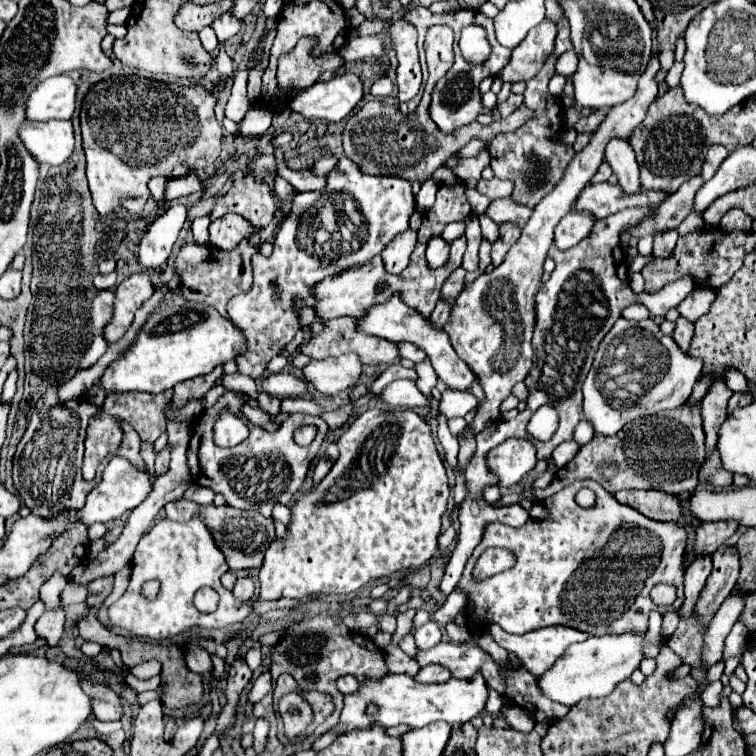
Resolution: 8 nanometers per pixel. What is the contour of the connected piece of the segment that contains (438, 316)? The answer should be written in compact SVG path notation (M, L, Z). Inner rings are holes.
M438 303L436 305L436 309L432 311L432 315L430 315L430 323L432 325L444 325L446 321L448 321L448 317L450 317L450 307L446 305L446 303Z

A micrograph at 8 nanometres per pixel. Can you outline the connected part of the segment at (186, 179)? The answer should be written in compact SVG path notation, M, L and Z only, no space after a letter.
M188 173L184 177L176 177L176 179L170 179L168 185L166 185L166 201L174 201L178 197L184 197L184 195L190 195L190 193L196 193L204 189L203 183L200 179L194 175L194 173Z

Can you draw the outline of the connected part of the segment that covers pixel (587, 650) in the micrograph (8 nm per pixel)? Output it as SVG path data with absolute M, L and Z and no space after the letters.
M602 635L602 637L590 637L582 643L574 643L566 649L562 659L550 667L550 671L542 673L538 677L538 687L542 695L546 695L550 701L562 703L566 707L572 707L580 703L582 699L594 699L594 697L606 697L612 693L612 689L628 679L634 669L638 669L642 661L642 639L644 635Z

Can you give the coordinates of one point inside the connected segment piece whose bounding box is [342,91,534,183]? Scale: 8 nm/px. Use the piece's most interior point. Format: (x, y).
(382, 141)

